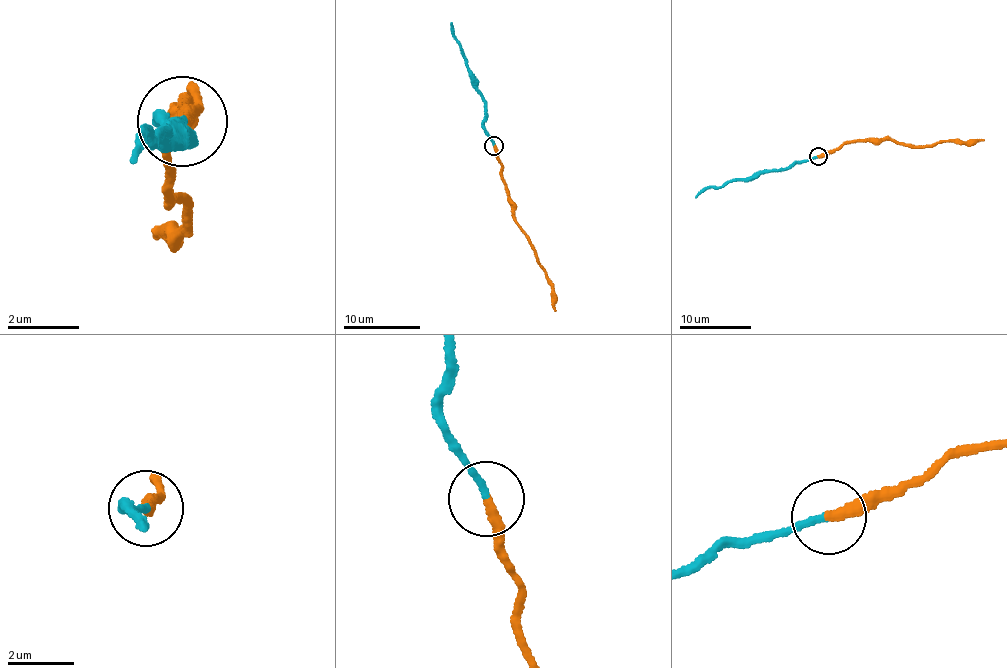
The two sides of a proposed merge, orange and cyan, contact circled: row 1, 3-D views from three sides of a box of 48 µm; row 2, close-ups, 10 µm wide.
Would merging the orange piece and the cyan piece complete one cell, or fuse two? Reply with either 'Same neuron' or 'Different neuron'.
Different neuron

